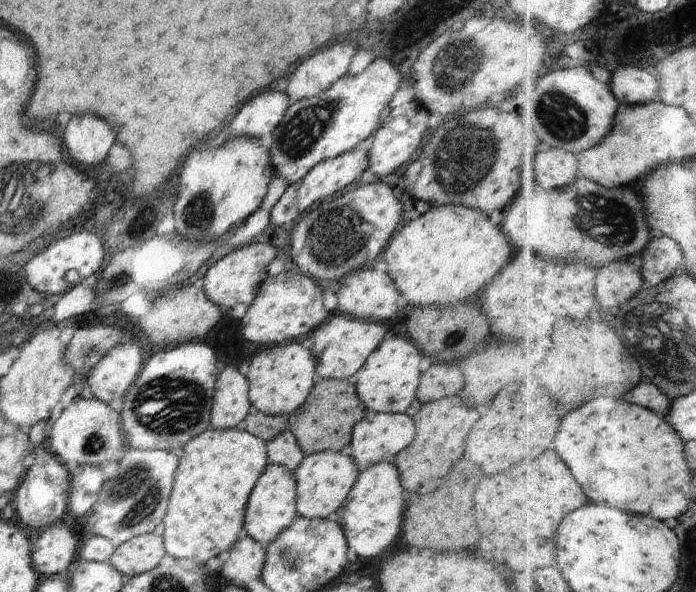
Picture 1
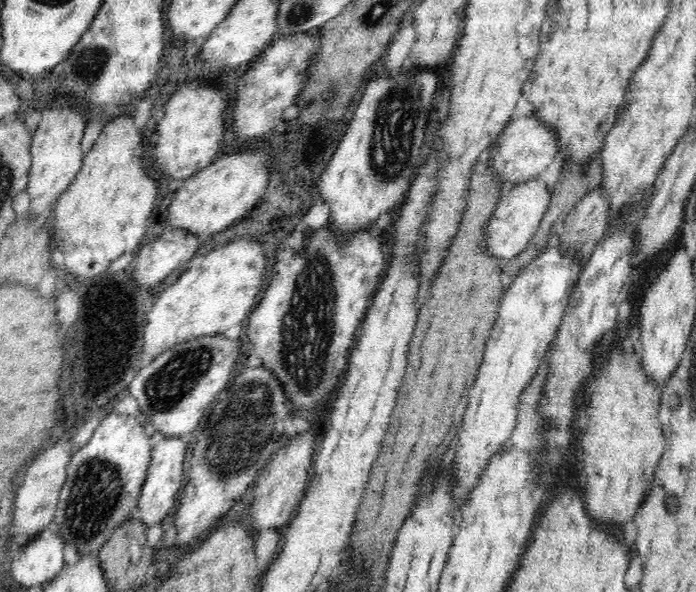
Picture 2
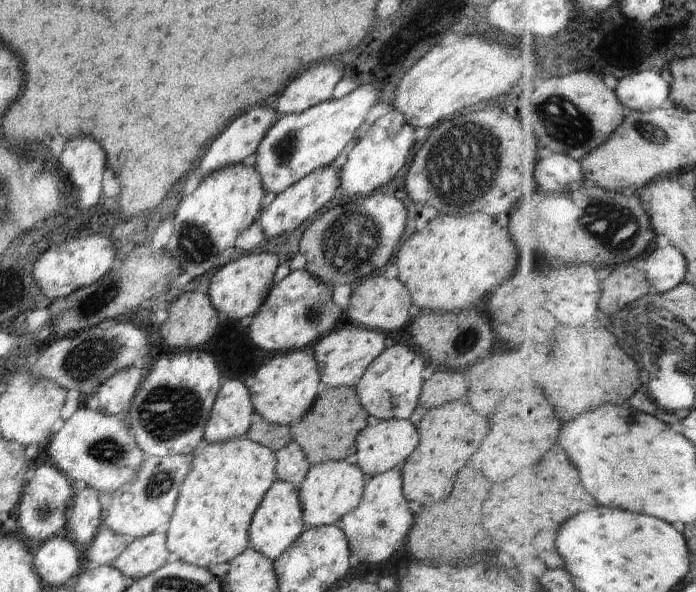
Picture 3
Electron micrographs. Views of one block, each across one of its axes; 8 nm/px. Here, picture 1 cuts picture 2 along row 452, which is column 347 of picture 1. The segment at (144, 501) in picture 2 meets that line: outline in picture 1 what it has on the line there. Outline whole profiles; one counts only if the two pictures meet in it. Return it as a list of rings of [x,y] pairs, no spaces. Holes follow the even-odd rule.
[[[362,145],[358,149],[352,149],[350,152],[315,164],[308,171],[308,174],[304,175],[304,178],[288,185],[282,198],[274,204],[271,216],[272,224],[276,224],[276,226],[290,224],[306,208],[313,208],[321,201],[332,198],[332,194],[336,194],[340,190],[342,191],[348,184],[356,185],[360,179],[360,174],[367,170],[369,165],[368,153],[367,145]]]

